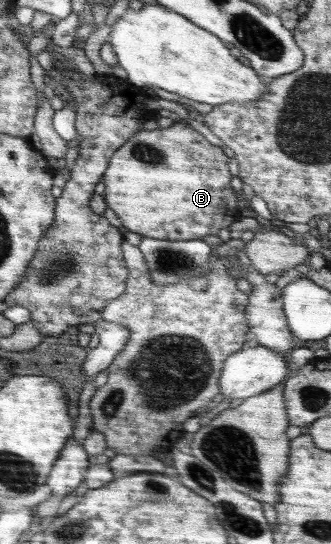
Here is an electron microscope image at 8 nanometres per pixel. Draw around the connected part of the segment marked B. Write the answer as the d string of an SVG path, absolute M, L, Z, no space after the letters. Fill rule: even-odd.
M180 120L168 128L140 129L110 157L102 180L106 186L105 201L122 220L124 231L128 228L142 237L185 241L218 235L222 228L241 218L237 194L230 185L233 164L228 151L224 154L222 147L208 144L202 134Z

